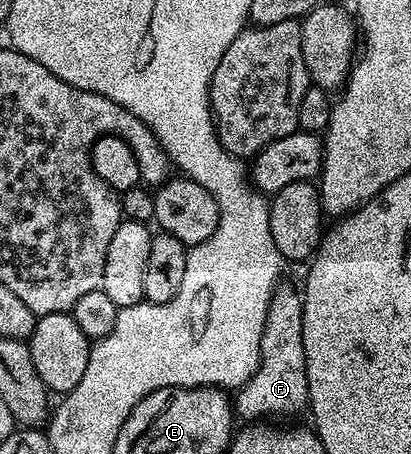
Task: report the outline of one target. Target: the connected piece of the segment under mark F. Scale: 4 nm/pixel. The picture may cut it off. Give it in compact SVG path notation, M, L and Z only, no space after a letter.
M278 286L273 292L267 321L263 329L261 342L261 360L259 369L249 378L245 386L240 388L235 395L235 411L247 421L261 421L264 415L293 415L296 411L304 412L309 401L309 386L307 385L307 365L305 364L305 350L303 349L303 299L293 287Z

